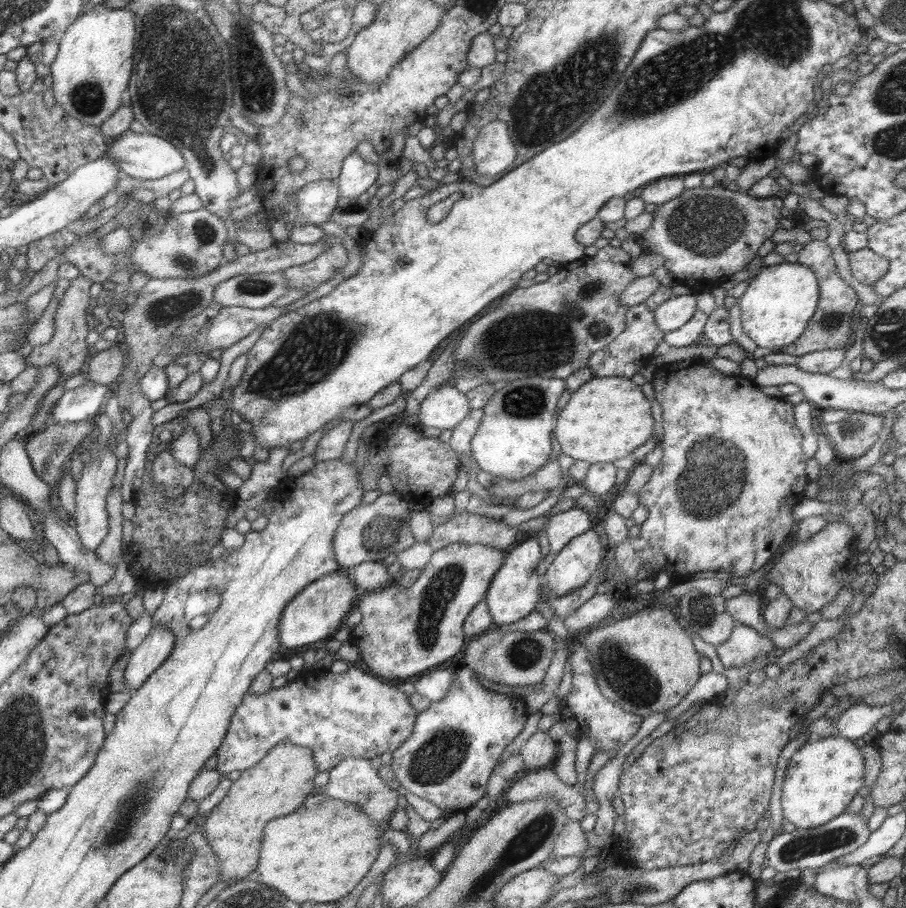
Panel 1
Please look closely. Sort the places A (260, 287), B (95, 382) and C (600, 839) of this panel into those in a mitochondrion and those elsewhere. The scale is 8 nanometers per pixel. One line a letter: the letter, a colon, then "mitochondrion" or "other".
A: mitochondrion
B: other
C: other

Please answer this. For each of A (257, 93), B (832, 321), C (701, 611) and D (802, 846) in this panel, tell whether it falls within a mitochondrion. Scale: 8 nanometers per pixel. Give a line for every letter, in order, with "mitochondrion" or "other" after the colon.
A: mitochondrion
B: mitochondrion
C: mitochondrion
D: mitochondrion

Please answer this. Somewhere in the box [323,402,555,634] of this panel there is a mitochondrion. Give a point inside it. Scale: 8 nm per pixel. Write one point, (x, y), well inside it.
(379, 534)

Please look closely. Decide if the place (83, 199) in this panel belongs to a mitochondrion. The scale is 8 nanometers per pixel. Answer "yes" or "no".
no

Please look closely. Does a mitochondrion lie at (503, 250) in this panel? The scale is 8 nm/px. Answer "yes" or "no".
no

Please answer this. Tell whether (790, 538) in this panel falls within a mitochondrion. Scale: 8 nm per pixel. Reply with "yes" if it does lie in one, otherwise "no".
no

